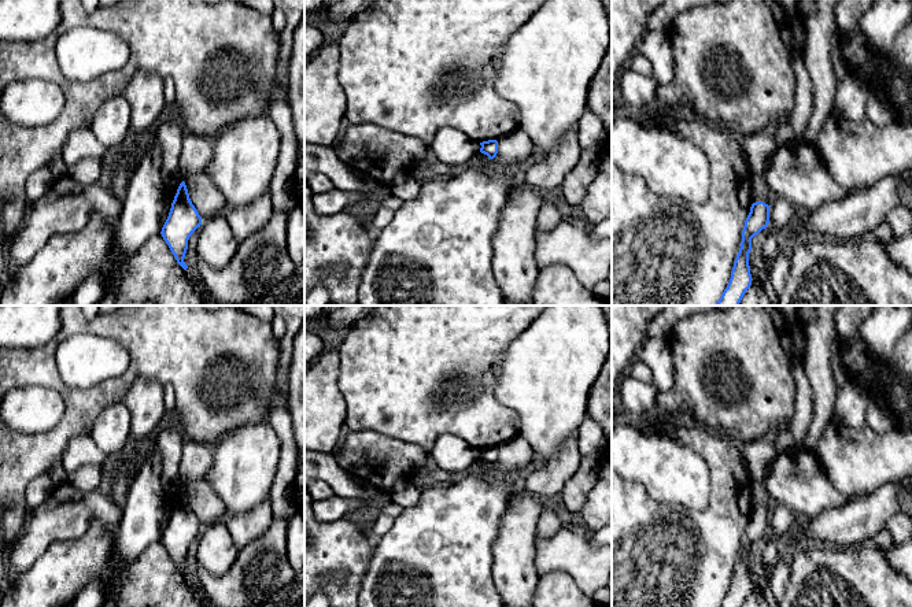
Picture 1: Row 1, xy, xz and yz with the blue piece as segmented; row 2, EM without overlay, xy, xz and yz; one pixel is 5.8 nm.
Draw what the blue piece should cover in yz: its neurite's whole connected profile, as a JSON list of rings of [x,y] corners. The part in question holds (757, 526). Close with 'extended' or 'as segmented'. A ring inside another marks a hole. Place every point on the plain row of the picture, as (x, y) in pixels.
[[[756,508],[745,528],[742,537],[741,555],[734,569],[731,585],[719,607],[742,607],[743,602],[752,592],[749,573],[749,560],[752,558],[752,545],[769,530],[769,512],[764,508]]]; as segmented

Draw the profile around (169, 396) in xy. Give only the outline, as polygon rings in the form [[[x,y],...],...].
[[[163,385],[162,392],[163,392],[165,412],[169,414],[169,412],[176,411],[174,388],[171,385]]]

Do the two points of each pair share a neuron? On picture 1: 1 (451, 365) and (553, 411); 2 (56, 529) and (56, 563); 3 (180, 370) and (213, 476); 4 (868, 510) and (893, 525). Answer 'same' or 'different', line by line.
1: different
2: different
3: different
4: different

